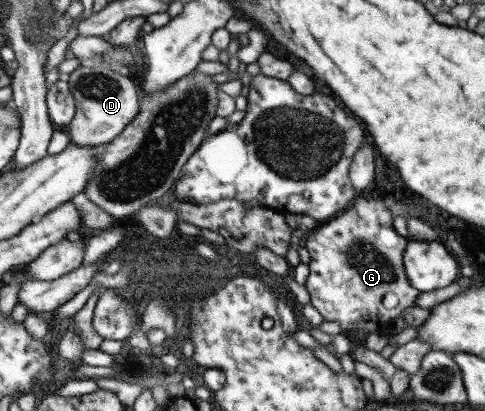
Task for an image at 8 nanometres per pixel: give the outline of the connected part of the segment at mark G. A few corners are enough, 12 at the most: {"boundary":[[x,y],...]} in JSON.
{"boundary":[[362,192],[303,238],[322,320],[364,344],[416,305],[408,241]]}

